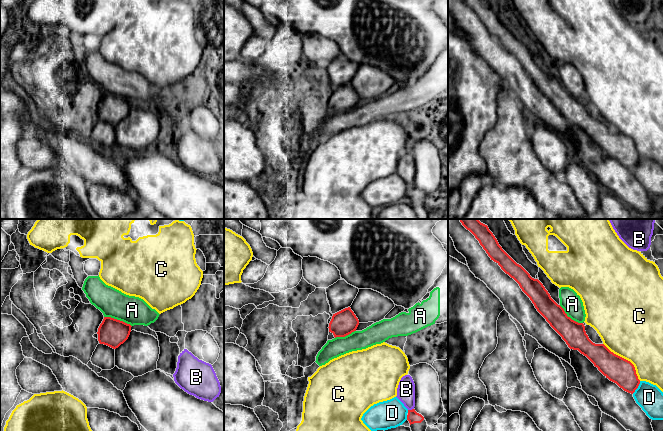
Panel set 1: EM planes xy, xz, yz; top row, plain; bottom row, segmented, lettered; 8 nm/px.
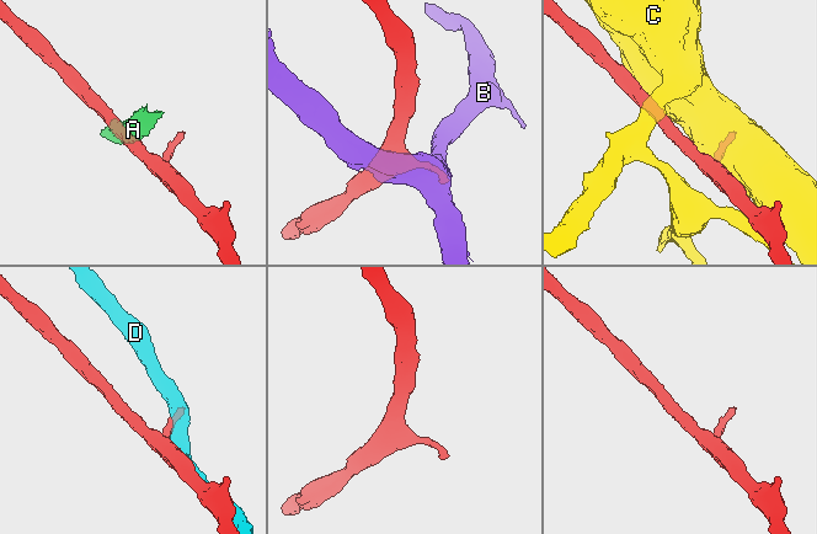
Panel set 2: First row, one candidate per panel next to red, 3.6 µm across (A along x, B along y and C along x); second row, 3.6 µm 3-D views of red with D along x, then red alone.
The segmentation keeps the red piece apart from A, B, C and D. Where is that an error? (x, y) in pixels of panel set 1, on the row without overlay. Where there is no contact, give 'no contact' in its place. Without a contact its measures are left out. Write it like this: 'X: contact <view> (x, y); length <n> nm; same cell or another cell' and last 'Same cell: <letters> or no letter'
A: contact xy (118, 96); length 240 nm; another cell
B: contact xz (410, 186); length 50 nm; another cell
C: contact yz (625, 135); length 420 nm; another cell
D: contact yz (637, 163); length 120 nm; another cell
Same cell: no letter

